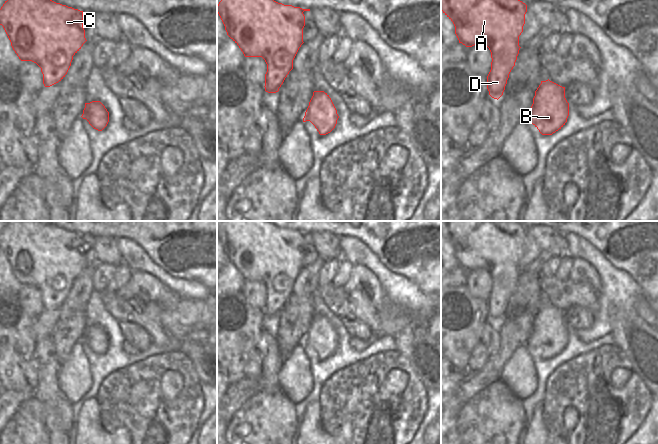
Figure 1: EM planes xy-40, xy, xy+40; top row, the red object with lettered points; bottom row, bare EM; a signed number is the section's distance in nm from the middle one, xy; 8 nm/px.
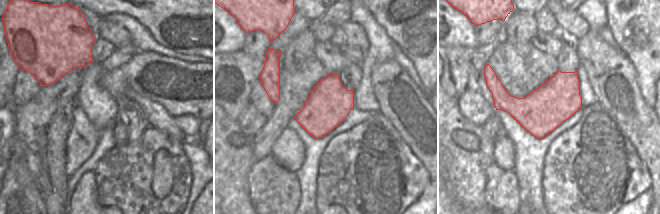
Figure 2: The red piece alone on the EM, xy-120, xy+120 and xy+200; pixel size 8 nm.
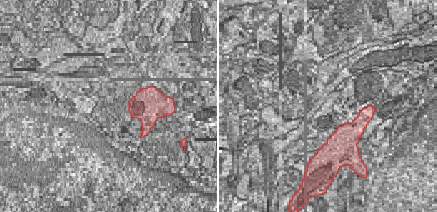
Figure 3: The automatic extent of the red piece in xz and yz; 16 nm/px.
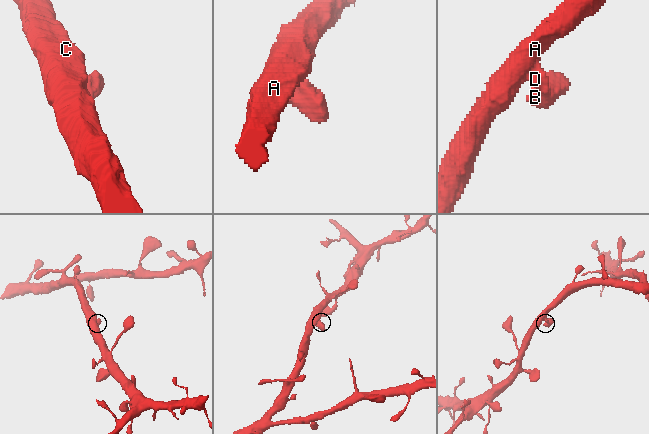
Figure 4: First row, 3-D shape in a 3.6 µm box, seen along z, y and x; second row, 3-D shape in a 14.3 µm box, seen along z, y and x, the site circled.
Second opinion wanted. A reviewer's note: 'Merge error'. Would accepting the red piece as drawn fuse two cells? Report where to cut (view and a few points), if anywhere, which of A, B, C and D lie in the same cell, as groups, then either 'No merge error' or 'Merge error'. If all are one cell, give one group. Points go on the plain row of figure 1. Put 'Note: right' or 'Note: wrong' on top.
Note: wrong
No split. Groups: A B C D. No merge error.

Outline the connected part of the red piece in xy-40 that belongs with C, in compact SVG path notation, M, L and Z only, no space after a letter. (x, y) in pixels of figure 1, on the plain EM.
M10 221L0 233L0 249L13 274L21 285L32 285L41 292L45 311L65 301L73 280L87 265L83 242L83 235L39 221Z

